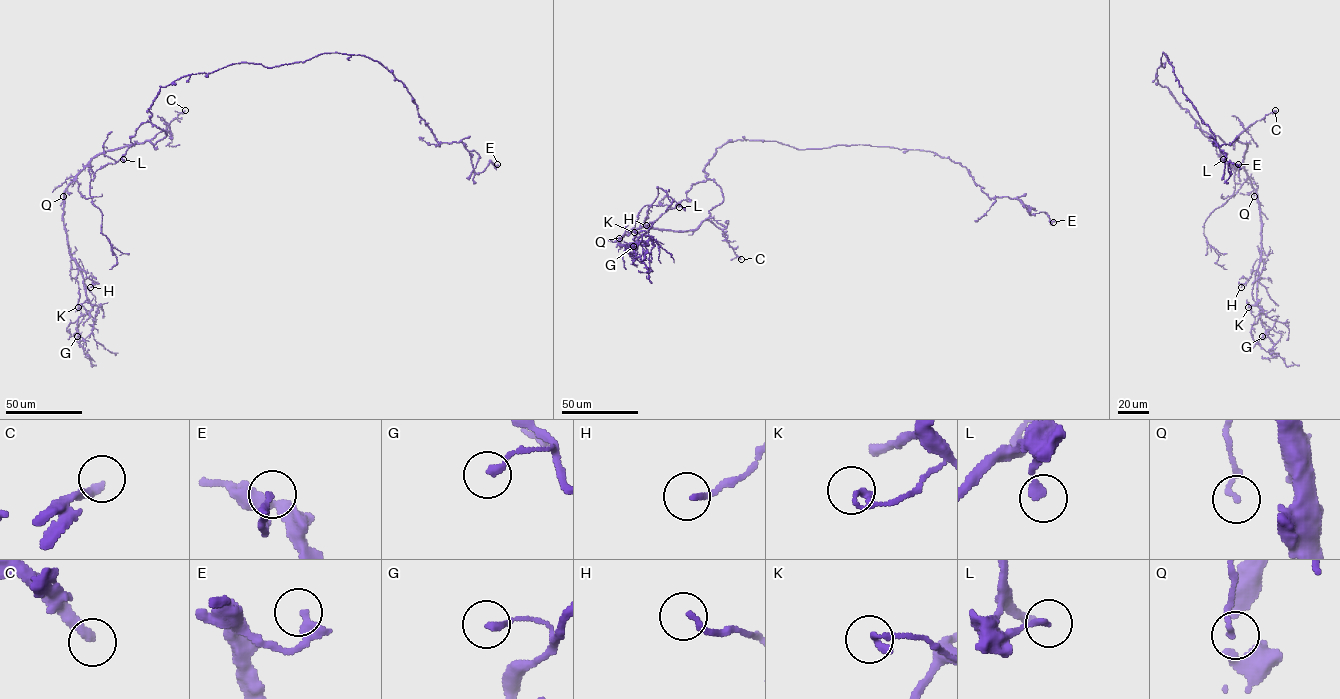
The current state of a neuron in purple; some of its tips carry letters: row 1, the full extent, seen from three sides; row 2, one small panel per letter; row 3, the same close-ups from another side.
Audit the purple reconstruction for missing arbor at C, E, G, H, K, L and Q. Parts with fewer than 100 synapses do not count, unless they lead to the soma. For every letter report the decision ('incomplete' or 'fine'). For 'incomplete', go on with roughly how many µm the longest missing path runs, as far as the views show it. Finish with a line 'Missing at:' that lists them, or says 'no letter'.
C: incomplete; about 120 µm are missing
E: fine
G: fine
H: fine
K: fine
L: fine
Q: fine
Missing at: C

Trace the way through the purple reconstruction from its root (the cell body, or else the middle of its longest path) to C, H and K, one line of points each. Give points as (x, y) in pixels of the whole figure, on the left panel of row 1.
C: (161, 87), (148, 109), (152, 114), (151, 122), (167, 135), (154, 145), (150, 140), (185, 110)
H: (161, 87), (148, 109), (167, 135), (154, 145), (98, 153), (65, 191), (68, 252), (92, 280), (90, 287)
K: (161, 87), (148, 109), (167, 135), (154, 145), (98, 153), (65, 191), (78, 307)

